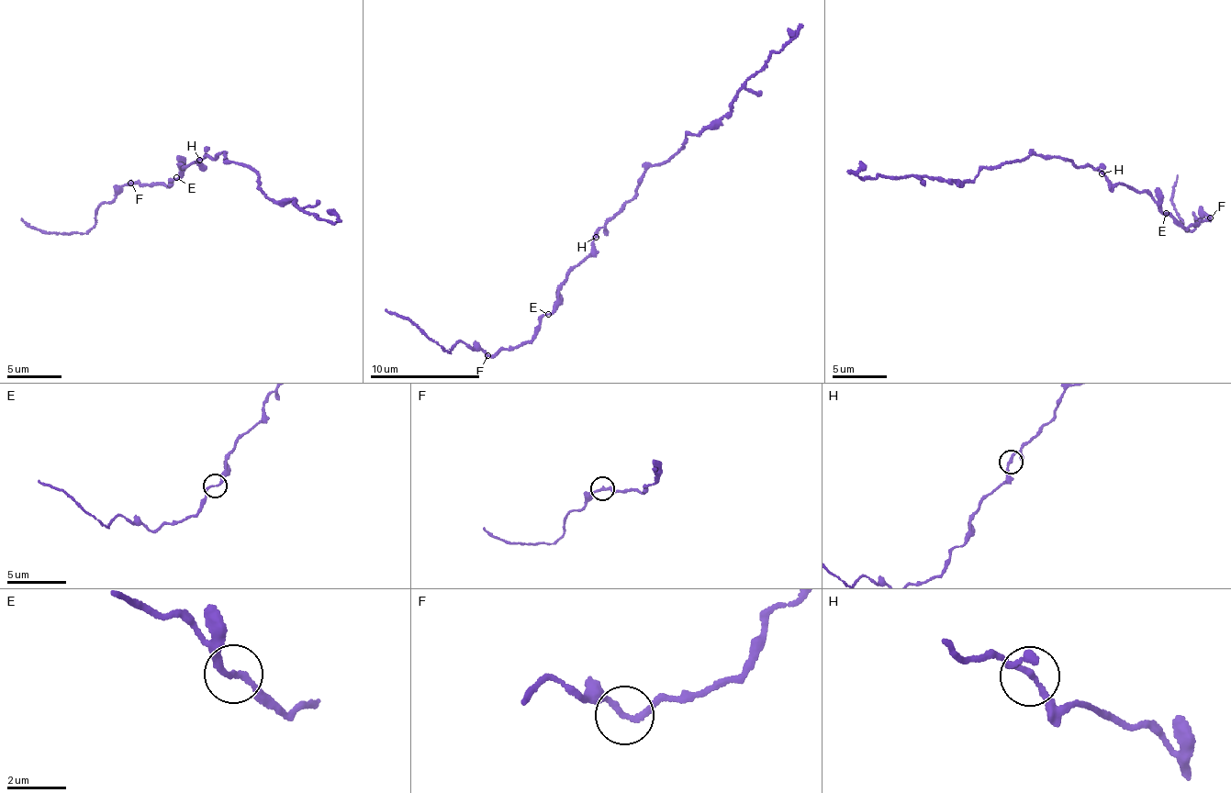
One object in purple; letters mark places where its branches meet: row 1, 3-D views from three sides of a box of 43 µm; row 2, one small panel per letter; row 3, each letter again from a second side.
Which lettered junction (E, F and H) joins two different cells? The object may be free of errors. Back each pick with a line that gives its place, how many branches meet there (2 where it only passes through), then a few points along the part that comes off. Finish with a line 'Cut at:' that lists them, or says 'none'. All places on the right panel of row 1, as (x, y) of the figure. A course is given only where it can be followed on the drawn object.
F: place (1210, 217); branches 2; course (1209, 217), (1192, 216), (1194, 228), (1187, 229), (1171, 199), (1176, 174)
Cut at: F

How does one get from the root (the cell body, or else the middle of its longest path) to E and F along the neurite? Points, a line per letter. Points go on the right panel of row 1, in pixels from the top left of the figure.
E: (1099, 171), (1113, 184), (1124, 184), (1151, 196), (1159, 211), (1166, 213)
F: (1099, 171), (1113, 184), (1124, 184), (1151, 196), (1159, 211), (1169, 216), (1175, 225), (1184, 228), (1209, 217)

